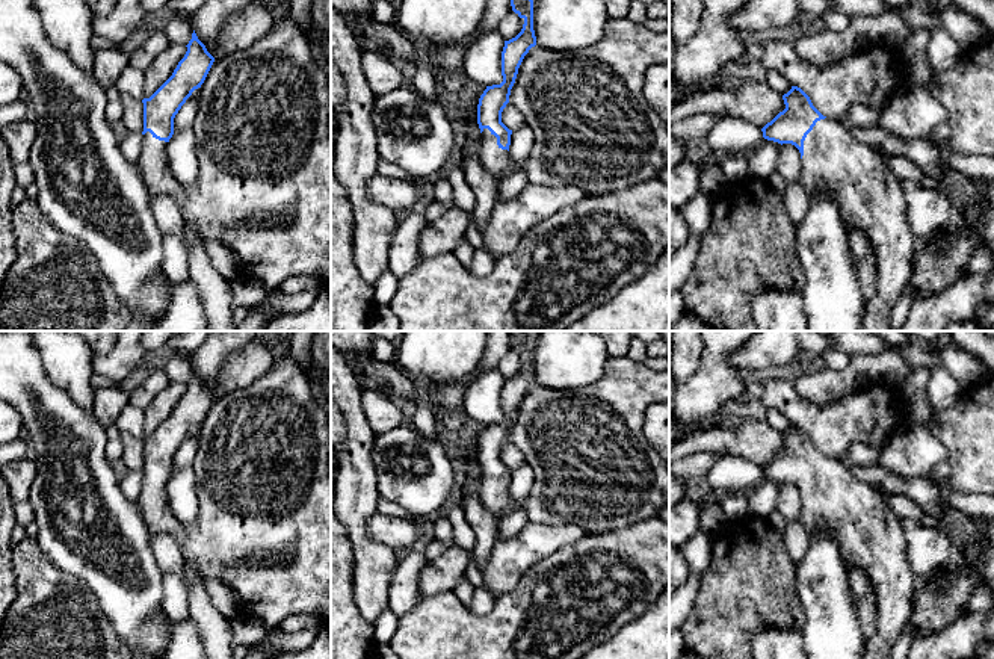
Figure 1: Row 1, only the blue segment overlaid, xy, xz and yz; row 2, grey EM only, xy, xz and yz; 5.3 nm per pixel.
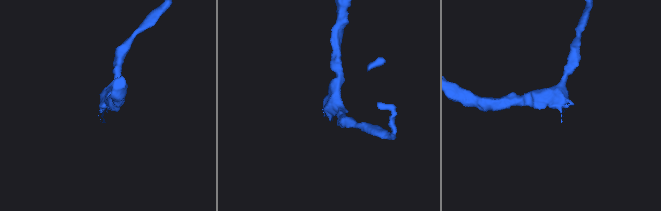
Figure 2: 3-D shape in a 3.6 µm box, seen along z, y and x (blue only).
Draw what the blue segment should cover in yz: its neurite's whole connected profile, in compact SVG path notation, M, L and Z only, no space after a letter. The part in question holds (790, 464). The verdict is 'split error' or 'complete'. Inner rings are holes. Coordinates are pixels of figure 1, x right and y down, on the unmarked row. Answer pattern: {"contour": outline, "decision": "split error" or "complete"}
{"contour": "M798 425L783 434L786 447L761 470L763 476L795 484L802 497L801 521L805 531L826 531L840 546L847 568L861 568L876 596L876 633L867 639L864 659L890 659L893 645L909 624L917 579L906 558L902 518L873 487L858 481L838 459L823 455Z", "decision": "split error"}

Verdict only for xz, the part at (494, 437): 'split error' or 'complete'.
split error

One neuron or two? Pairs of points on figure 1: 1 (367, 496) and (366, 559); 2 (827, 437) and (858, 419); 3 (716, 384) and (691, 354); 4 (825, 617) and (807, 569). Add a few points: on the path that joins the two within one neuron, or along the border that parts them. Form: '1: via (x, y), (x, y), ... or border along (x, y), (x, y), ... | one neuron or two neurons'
1: via (358, 511), (358, 537), (363, 544) | one neuron
2: via (834, 430), (842, 422), (851, 419) | one neuron
3: border along (703, 346), (700, 363), (685, 384) | two neurons
4: via (825, 605), (825, 591), (816, 581) | one neuron

